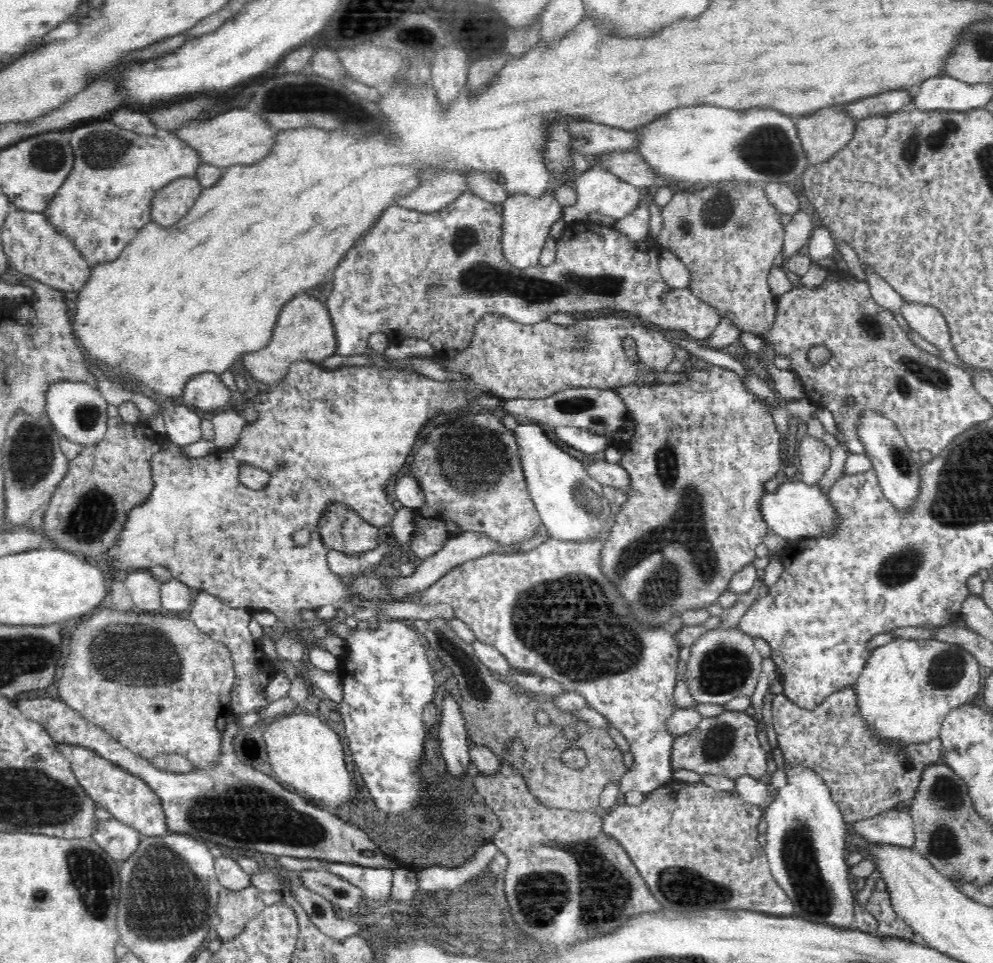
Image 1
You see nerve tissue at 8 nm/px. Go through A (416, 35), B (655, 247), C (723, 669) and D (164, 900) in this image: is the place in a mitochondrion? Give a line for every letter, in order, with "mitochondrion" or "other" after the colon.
A: other
B: other
C: mitochondrion
D: mitochondrion

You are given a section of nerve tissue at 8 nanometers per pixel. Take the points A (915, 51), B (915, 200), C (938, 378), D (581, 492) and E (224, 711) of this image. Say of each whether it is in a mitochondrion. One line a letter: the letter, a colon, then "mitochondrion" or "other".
A: other
B: other
C: mitochondrion
D: mitochondrion
E: other

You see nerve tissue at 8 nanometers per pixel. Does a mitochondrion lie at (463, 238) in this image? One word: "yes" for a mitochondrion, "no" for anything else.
yes

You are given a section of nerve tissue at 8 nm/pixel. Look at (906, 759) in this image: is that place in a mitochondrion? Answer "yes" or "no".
yes

